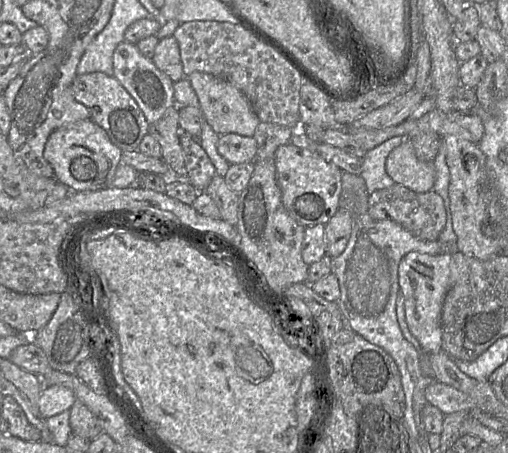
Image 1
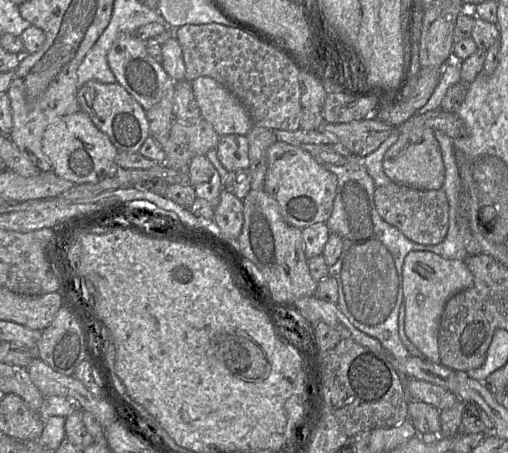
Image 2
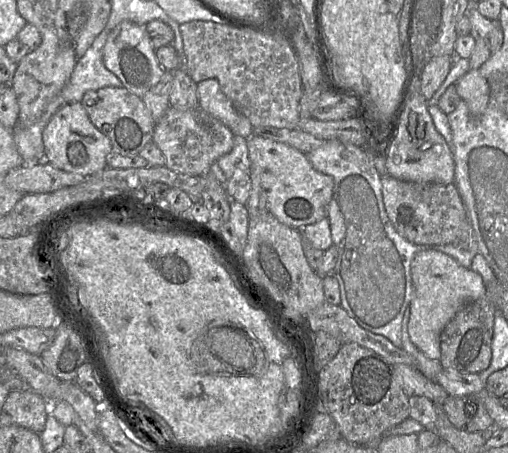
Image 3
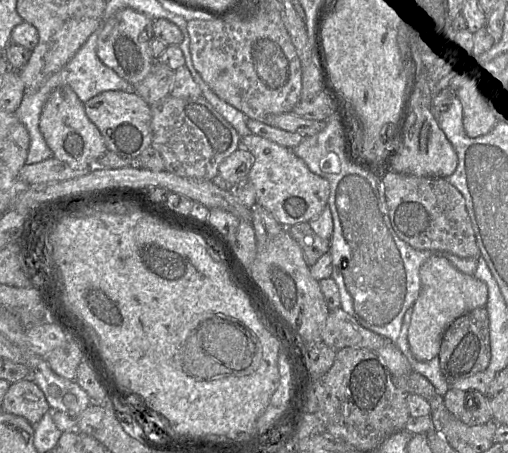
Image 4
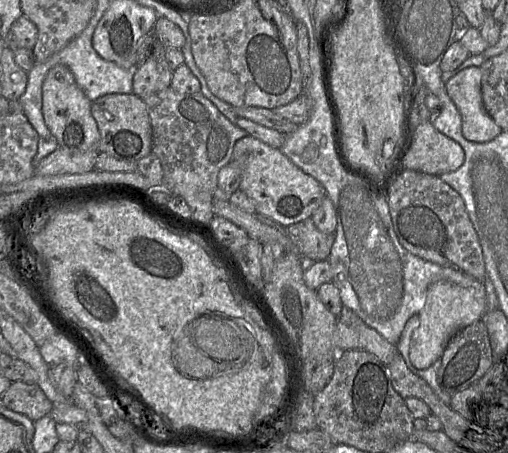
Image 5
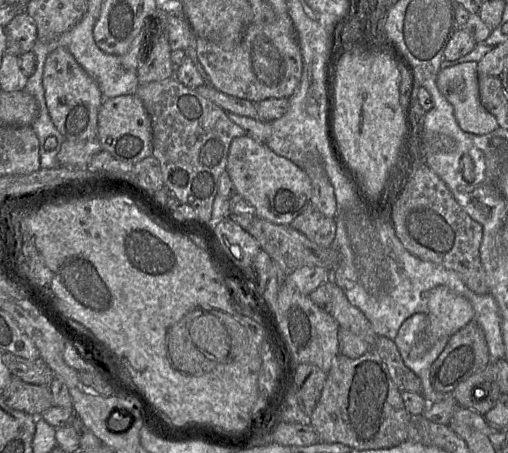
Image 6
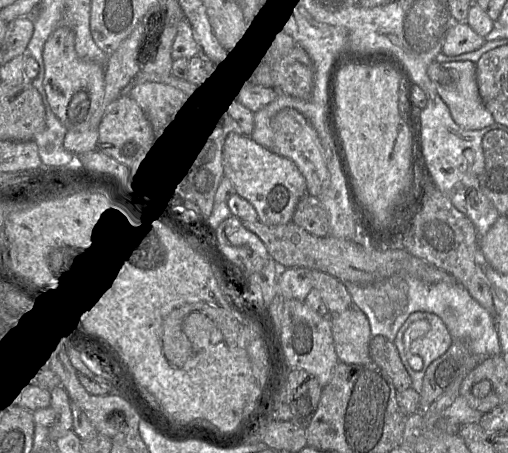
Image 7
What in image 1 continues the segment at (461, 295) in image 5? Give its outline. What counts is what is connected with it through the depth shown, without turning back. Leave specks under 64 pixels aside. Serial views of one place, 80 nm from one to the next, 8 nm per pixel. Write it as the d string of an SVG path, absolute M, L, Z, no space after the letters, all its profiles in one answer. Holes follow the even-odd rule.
M409 252L399 263L398 281L404 296L406 322L423 354L442 350L442 310L445 296L451 287L450 260L451 254Z

